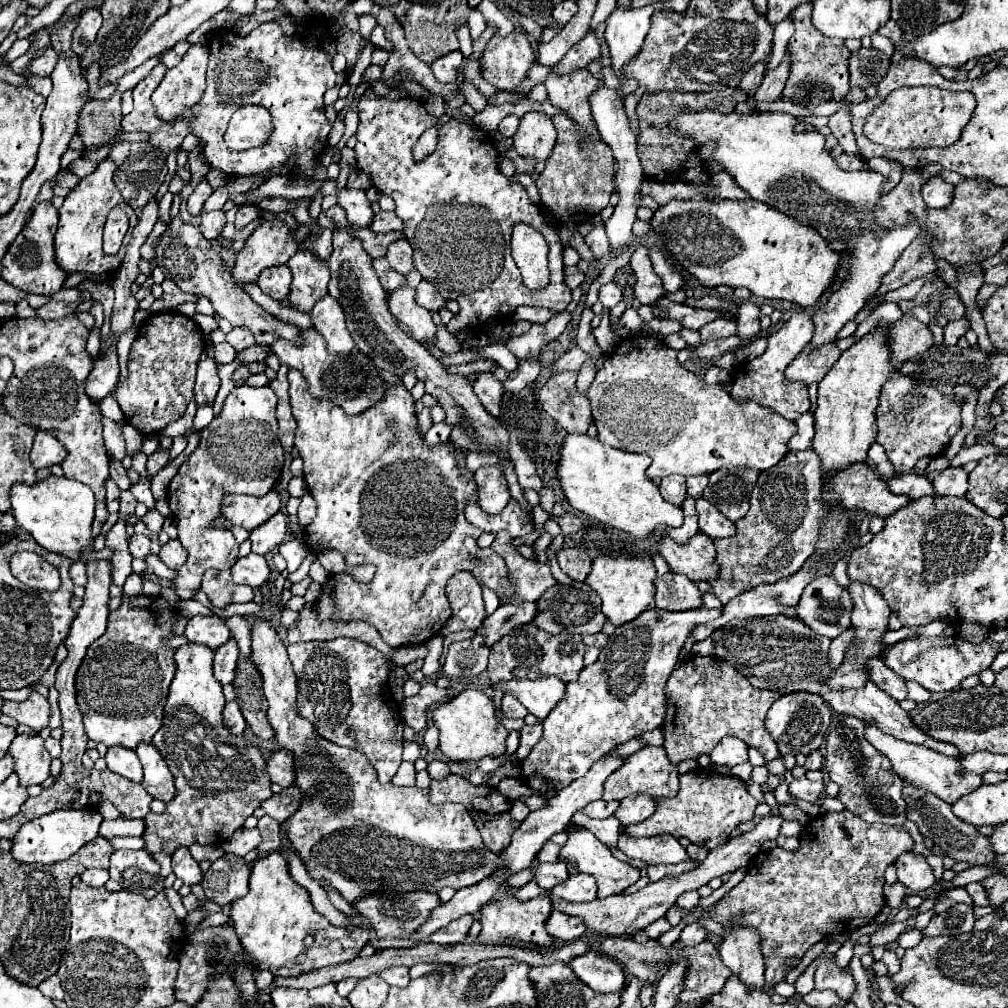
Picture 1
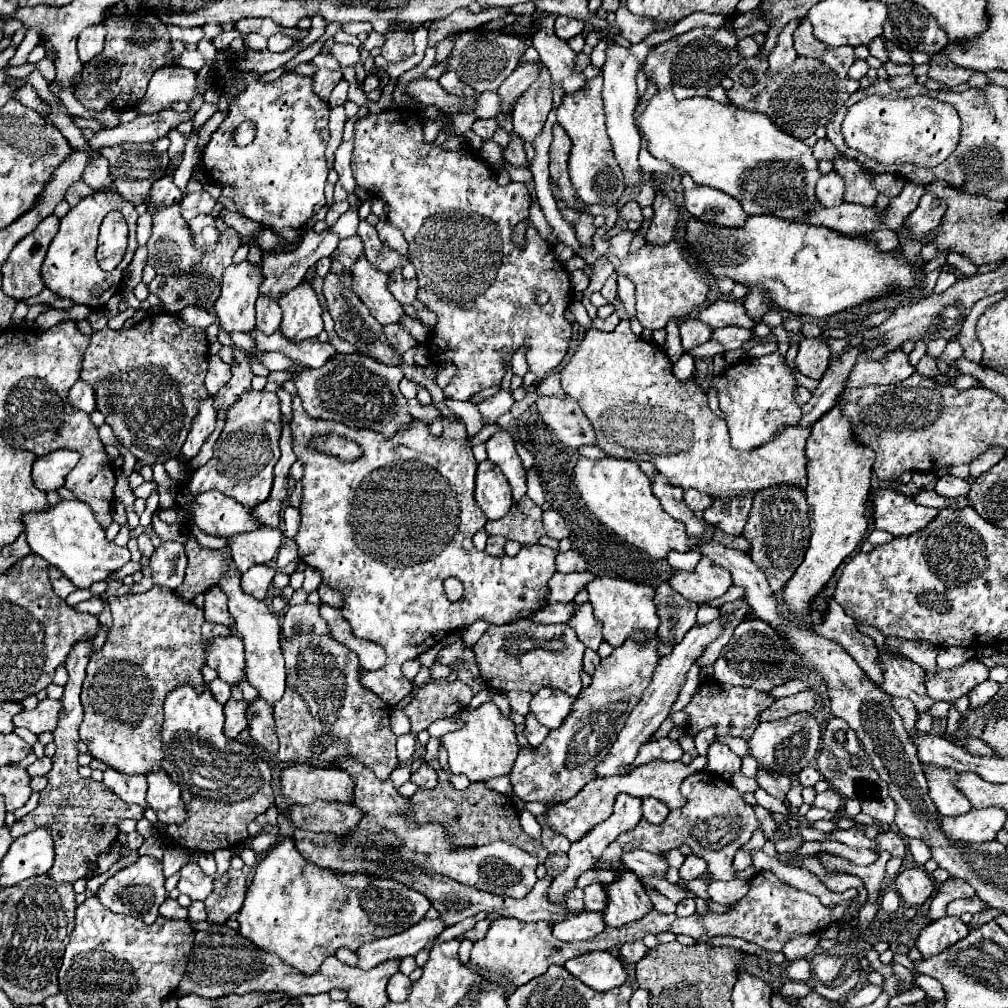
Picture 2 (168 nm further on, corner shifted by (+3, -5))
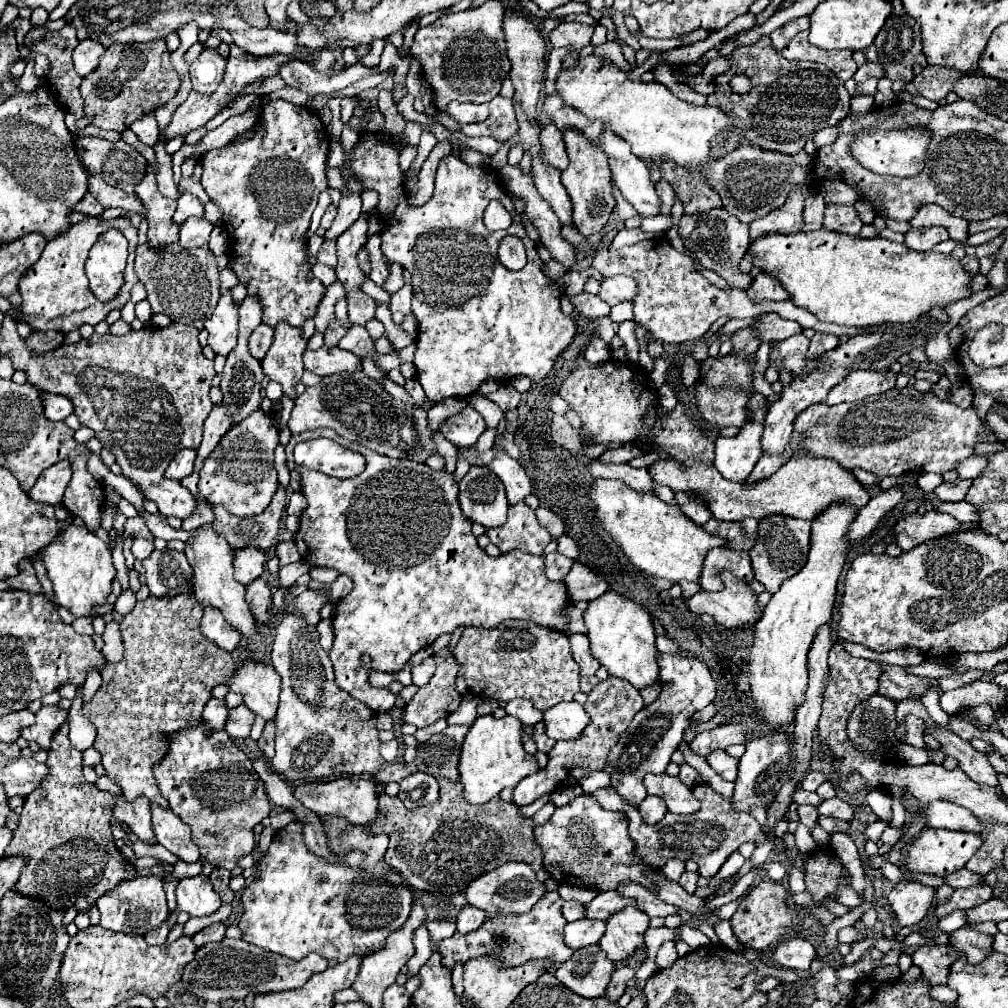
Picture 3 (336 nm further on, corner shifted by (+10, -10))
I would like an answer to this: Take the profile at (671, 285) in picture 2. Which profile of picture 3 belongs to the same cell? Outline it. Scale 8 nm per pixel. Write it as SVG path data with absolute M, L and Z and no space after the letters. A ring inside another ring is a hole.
M664 238L642 240L632 246L624 246L620 250L604 250L596 256L594 268L600 270L604 276L626 274L632 276L640 284L640 296L634 300L634 322L648 328L650 336L660 342L694 342L702 338L710 326L722 318L752 318L764 312L776 312L782 318L790 318L800 322L802 328L814 328L816 332L826 332L834 336L858 336L864 334L866 328L850 328L850 326L836 326L820 322L812 312L806 308L796 306L792 300L788 302L752 302L744 292L736 290L722 290L710 284L700 272L694 270L694 260L678 250L674 250Z

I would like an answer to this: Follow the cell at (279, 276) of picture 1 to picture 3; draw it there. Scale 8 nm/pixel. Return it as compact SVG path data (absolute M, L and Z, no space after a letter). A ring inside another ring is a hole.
M260 324L252 336L250 336L250 342L248 342L248 350L250 354L256 358L256 360L264 360L270 344L272 344L272 336L274 336L274 330L272 328L266 328L266 324Z

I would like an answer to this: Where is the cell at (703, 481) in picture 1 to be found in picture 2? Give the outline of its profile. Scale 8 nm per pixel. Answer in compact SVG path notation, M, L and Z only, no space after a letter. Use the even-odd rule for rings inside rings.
M687 489L685 491L685 503L689 505L691 511L703 511L703 509L707 509L711 505L711 497L703 495L703 493L695 491L695 489Z

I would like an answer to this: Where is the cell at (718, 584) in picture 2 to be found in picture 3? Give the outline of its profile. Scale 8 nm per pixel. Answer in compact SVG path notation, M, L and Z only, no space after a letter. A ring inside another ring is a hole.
M730 572L720 574L724 582L722 592L696 592L686 604L694 614L710 614L716 624L726 630L746 630L752 628L760 618L764 608L756 604L756 594L742 580L736 580Z

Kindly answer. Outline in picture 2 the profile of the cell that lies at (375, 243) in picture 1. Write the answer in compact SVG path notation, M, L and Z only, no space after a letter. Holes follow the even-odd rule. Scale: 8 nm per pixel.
M353 235L353 237L347 237L347 239L341 239L333 257L349 271L357 259L363 255L363 241L359 239L359 235Z

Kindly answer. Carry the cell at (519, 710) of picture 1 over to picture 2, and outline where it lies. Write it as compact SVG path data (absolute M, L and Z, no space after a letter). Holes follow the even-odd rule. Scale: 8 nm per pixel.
M509 691L507 693L507 699L509 699L509 705L511 705L511 711L513 713L521 713L521 715L527 715L529 713L531 693L525 693L525 691Z

